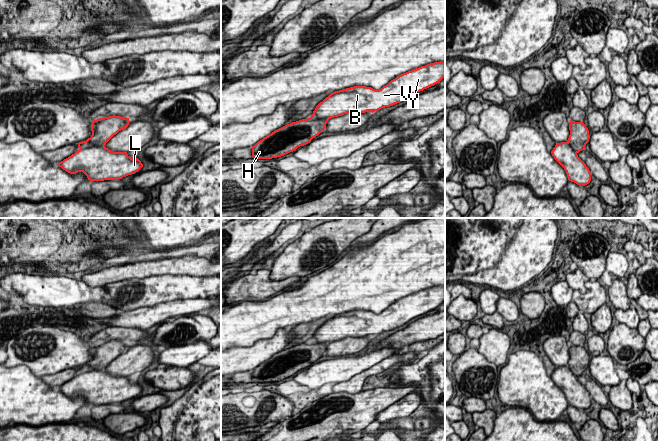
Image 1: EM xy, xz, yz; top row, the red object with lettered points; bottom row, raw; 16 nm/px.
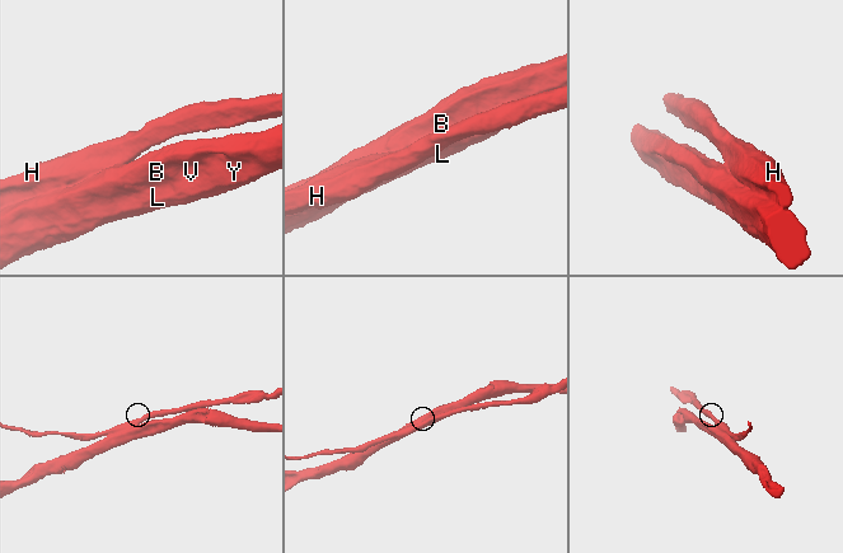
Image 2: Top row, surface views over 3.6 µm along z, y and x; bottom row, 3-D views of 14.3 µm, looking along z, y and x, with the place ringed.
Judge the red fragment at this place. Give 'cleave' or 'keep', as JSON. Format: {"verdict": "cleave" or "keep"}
{"verdict": "cleave"}

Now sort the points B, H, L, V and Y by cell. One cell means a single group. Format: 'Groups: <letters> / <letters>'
Groups: B L V Y / H

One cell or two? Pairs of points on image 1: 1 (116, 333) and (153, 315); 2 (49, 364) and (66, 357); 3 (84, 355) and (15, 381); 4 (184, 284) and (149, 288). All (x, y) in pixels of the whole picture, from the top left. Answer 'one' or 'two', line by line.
1: two
2: one
3: two
4: one

